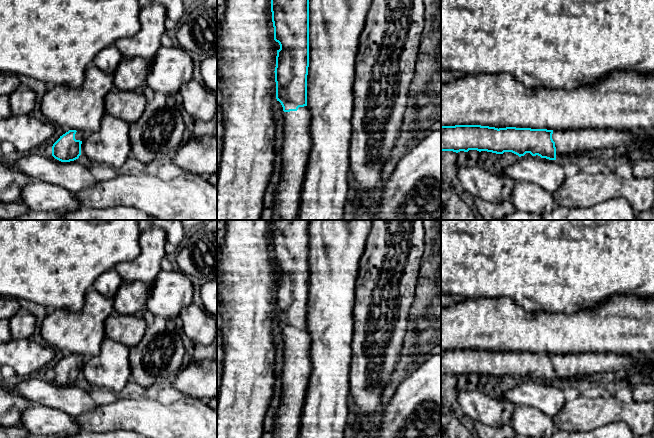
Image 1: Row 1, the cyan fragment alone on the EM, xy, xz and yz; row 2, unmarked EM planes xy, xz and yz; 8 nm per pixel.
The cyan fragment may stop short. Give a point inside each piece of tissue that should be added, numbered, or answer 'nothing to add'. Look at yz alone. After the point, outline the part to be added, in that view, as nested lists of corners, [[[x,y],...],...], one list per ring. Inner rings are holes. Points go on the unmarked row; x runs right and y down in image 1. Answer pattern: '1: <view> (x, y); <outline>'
1: yz (583, 368); [[[614,353],[553,354],[556,384],[601,384],[604,380],[624,381],[648,365],[649,358]]]

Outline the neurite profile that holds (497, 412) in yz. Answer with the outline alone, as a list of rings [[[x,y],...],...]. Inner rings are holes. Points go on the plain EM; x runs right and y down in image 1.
[[[461,390],[458,402],[465,415],[492,427],[510,426],[514,404],[477,390]]]

